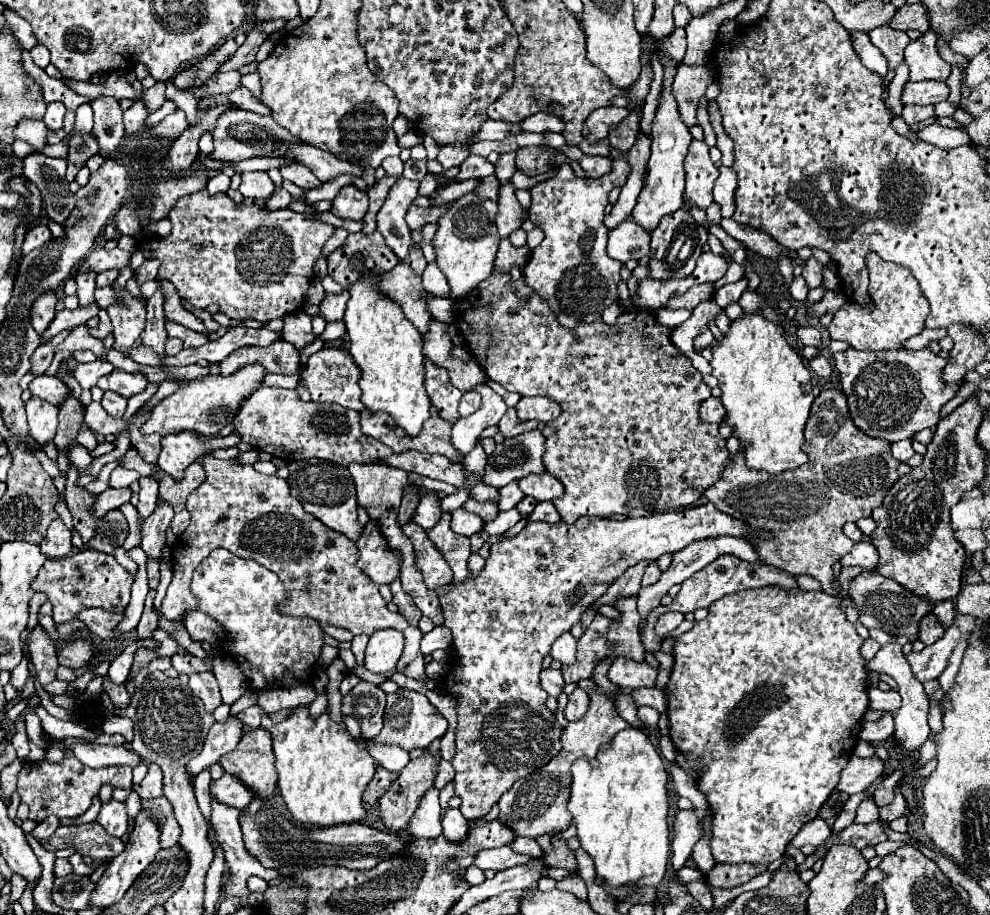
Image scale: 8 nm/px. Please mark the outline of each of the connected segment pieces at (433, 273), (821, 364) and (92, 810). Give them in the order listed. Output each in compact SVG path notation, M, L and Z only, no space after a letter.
M435 262L427 264L425 272L423 272L423 288L429 290L435 296L449 296L449 284L445 274L437 268Z
M821 354L813 356L811 360L807 360L807 366L809 366L811 372L819 374L821 378L829 378L829 376L831 376L831 364L829 364L829 360L827 360L825 356L821 356Z
M96 796L93 801L95 801L92 806L79 816L79 818L63 818L63 825L73 825L73 824L83 824L83 823L89 823L96 821L97 815L101 809L101 802L99 800L99 797Z

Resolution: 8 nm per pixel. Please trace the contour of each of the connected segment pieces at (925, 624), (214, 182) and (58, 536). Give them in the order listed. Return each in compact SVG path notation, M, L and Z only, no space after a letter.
M931 612L925 614L923 620L921 620L921 624L919 624L919 640L921 640L925 646L929 646L929 644L937 642L943 634L945 634L945 630L943 630L941 622L937 620L937 616L931 614Z
M217 172L217 176L213 176L207 184L207 192L209 194L219 194L219 192L227 192L229 190L229 184L231 184L231 178L223 172Z
M61 518L53 520L49 530L47 530L47 536L45 540L41 542L41 552L47 556L47 558L65 558L73 552L73 546L71 546L71 532L67 530L67 526L61 522Z

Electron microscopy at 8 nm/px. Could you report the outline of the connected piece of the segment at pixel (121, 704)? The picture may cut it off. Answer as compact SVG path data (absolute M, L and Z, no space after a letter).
M103 676L103 692L109 696L115 708L127 708L129 704L129 692L125 690L125 684L113 684L109 676Z

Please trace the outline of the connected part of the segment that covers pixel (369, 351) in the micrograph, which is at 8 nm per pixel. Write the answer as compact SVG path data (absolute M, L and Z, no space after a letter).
M359 276L347 290L351 294L345 308L345 326L351 340L351 356L361 368L359 386L363 390L363 404L371 412L385 412L395 418L409 436L419 434L423 422L429 418L431 400L425 390L423 368L423 338L393 300L377 290L379 276Z

